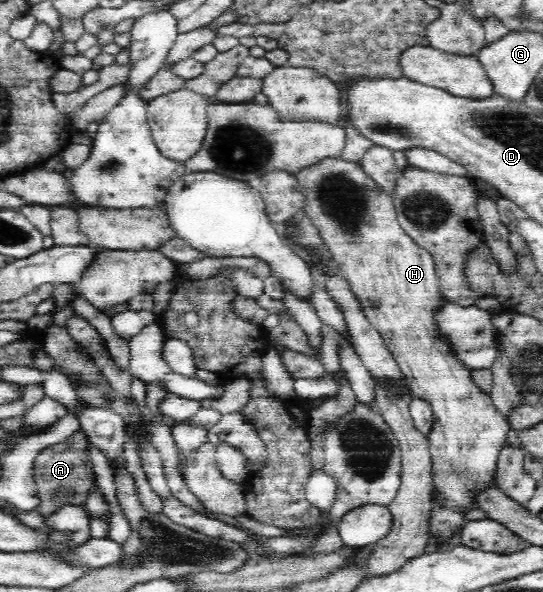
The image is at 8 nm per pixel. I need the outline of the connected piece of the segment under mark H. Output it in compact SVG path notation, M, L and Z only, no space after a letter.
M342 158L327 159L301 169L294 176L300 182L300 190L304 194L303 209L320 230L334 260L340 265L341 275L348 280L368 321L378 330L386 347L392 352L413 391L413 397L431 405L434 423L427 438L432 454L433 483L450 502L448 509L433 507L434 543L456 539L466 520L455 506L473 506L473 501L469 500L473 495L473 483L493 481L498 451L506 442L511 423L500 413L491 396L476 385L471 376L472 369L455 352L455 345L449 335L440 329L439 313L448 301L438 283L434 259L399 224L393 196L382 191L359 164L346 162Z

